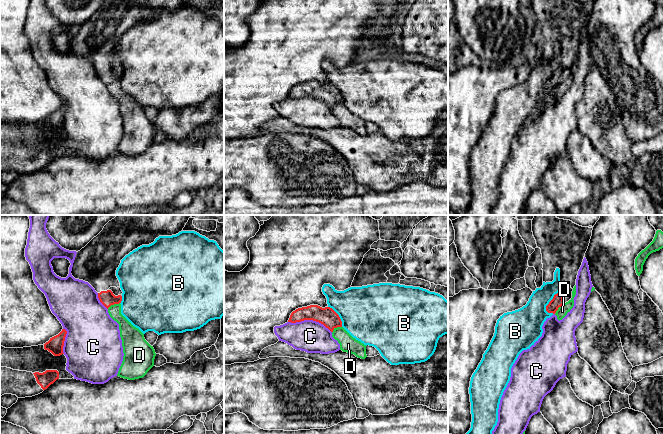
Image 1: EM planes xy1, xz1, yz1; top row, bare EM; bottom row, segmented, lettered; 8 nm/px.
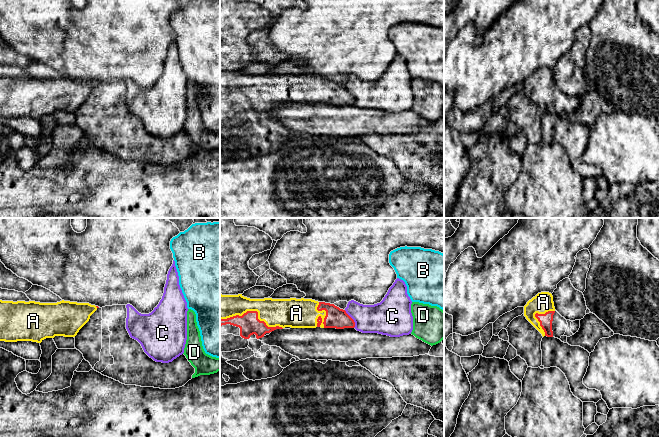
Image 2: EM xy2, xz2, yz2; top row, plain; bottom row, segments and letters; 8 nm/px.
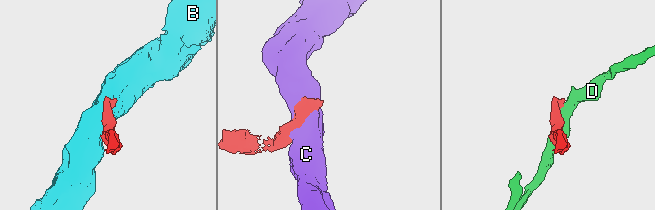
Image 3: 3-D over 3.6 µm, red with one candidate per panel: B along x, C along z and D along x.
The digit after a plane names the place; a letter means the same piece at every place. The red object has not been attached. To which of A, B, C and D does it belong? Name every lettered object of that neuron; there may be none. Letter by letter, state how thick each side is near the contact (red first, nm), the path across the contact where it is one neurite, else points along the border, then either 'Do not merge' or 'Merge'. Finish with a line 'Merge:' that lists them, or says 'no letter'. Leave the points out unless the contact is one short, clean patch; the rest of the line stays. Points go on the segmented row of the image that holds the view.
A: Thickness 170 nm (red) against 220 nm. Merge
B: Thickness 90 nm (red) against 260 nm. Boundary: yz1 (559, 290), (546, 306), (548, 313). Do not merge
C: Thickness 150 nm (red) against 260 nm. Do not merge
D: Thickness 120 nm (red) against 130 nm. Boundary: xy1 (119, 302), (107, 308). Do not merge
Merge: A

